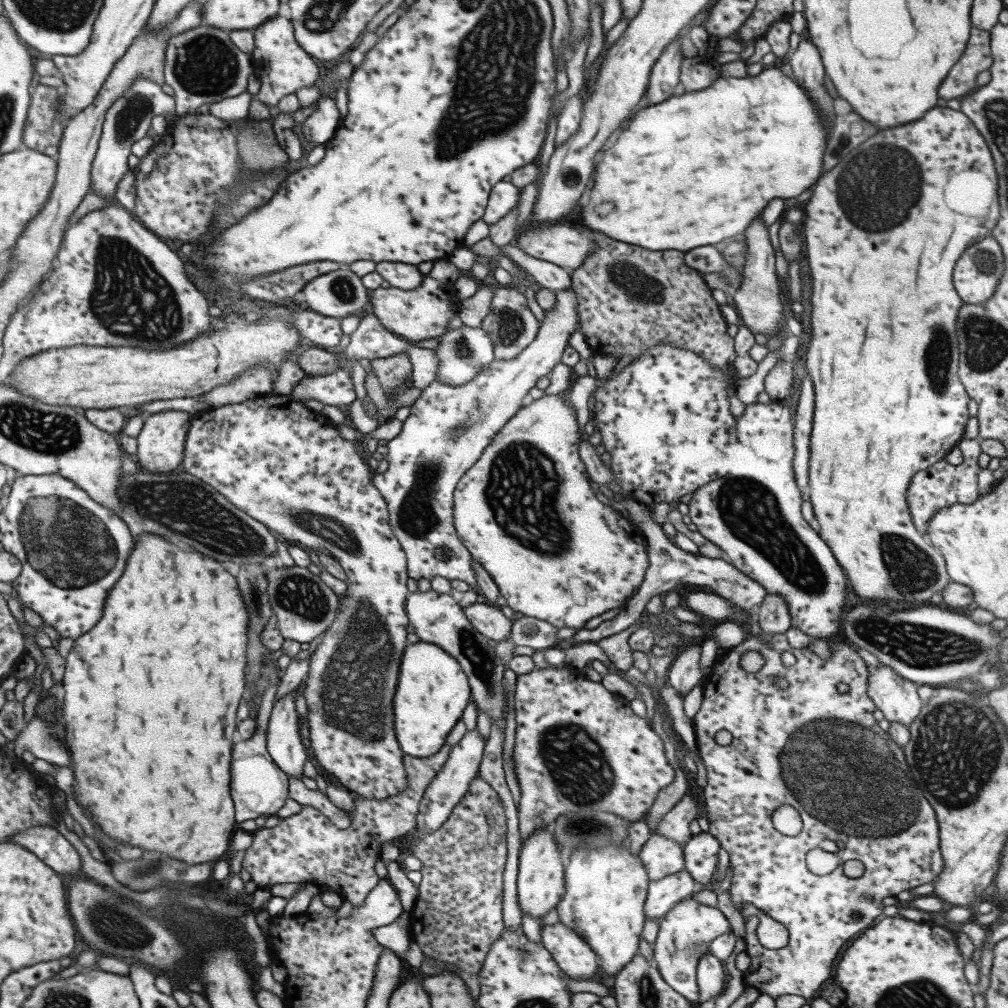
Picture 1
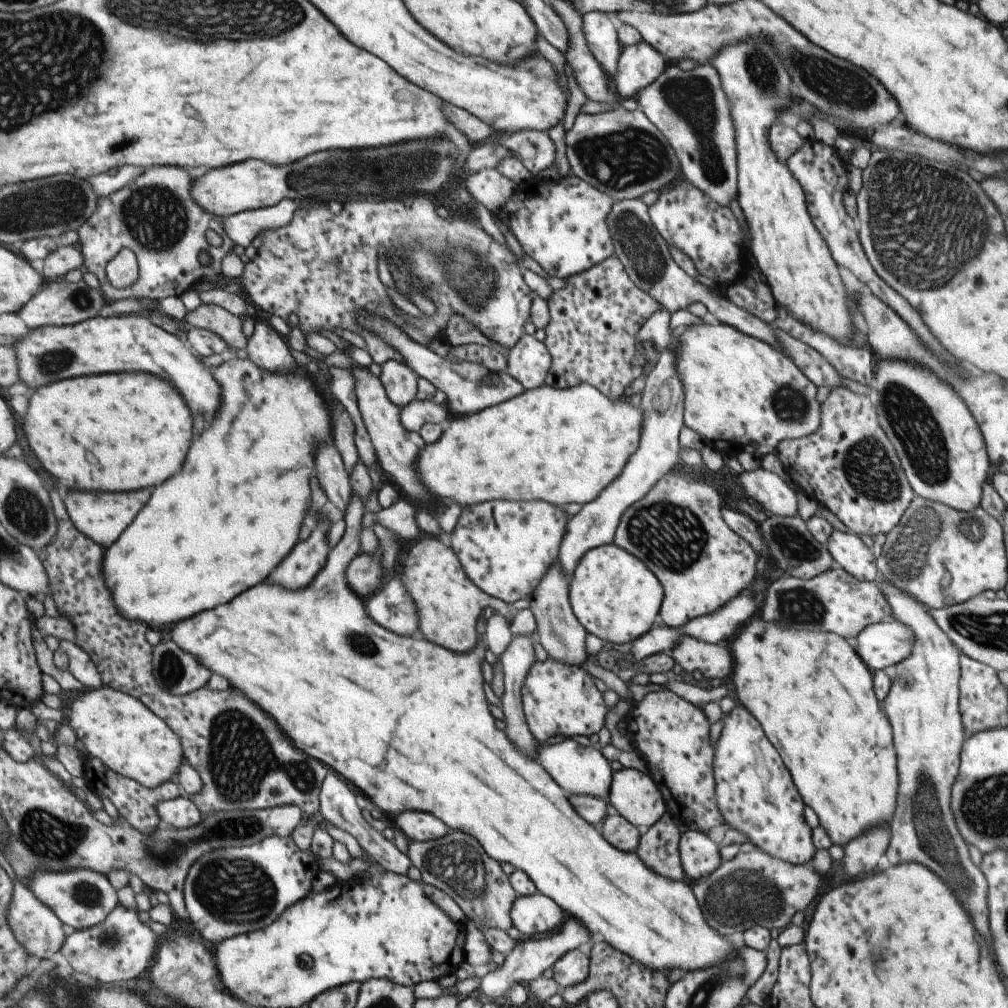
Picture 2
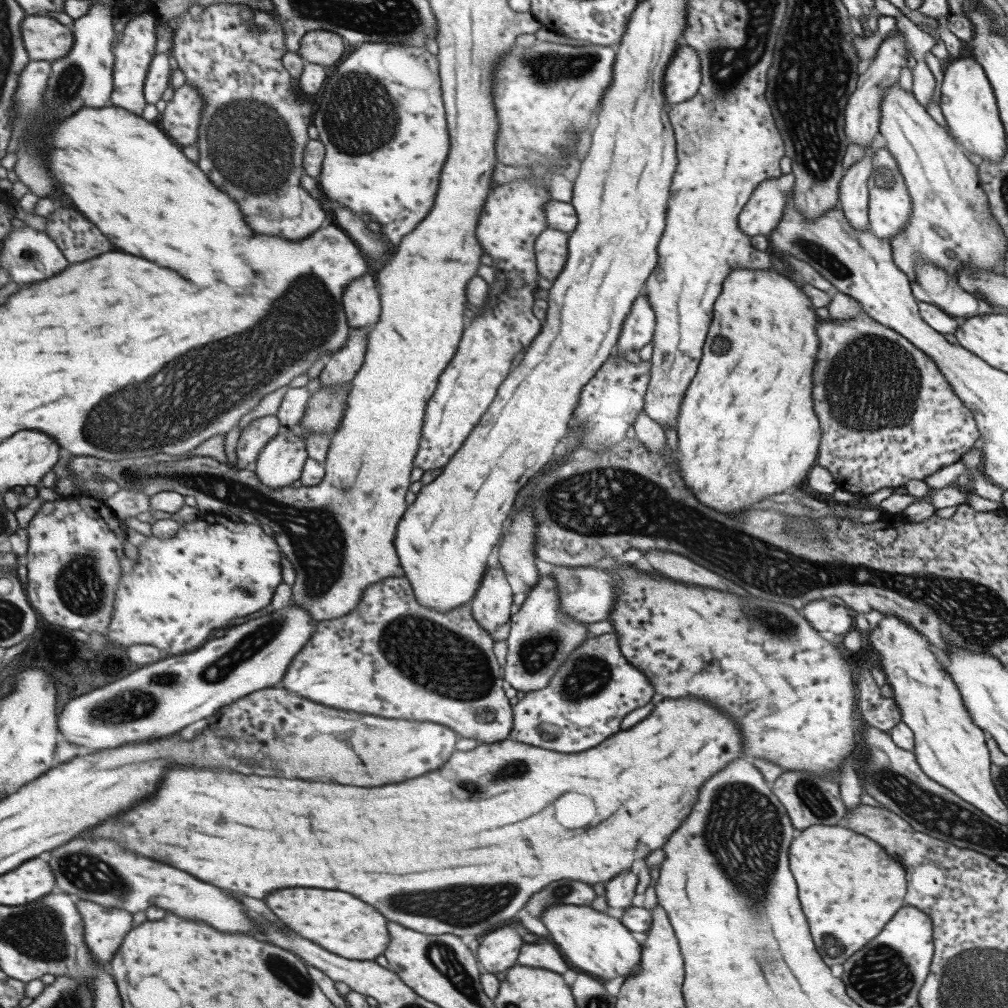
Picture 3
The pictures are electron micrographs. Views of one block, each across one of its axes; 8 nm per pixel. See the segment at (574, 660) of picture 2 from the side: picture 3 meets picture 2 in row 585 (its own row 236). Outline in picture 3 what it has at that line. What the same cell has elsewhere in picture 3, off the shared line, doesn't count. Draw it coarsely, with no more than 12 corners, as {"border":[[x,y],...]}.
{"border":[[545,229],[534,242],[536,271],[553,280],[567,258],[568,233]]}

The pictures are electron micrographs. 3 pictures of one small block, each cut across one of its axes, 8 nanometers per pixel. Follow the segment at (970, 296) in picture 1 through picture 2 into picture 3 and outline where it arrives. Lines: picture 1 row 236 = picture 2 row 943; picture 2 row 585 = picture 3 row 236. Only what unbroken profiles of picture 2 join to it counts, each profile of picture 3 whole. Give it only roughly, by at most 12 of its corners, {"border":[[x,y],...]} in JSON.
{"border":[[886,148],[871,155],[869,230],[893,238],[911,198]]}

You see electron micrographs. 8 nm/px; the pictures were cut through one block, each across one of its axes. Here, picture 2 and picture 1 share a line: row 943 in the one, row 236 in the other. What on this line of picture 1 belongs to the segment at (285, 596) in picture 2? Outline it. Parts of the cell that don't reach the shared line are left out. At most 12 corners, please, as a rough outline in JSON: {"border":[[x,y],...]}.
{"border":[[779,69],[633,111],[583,226],[688,252],[819,178]]}

